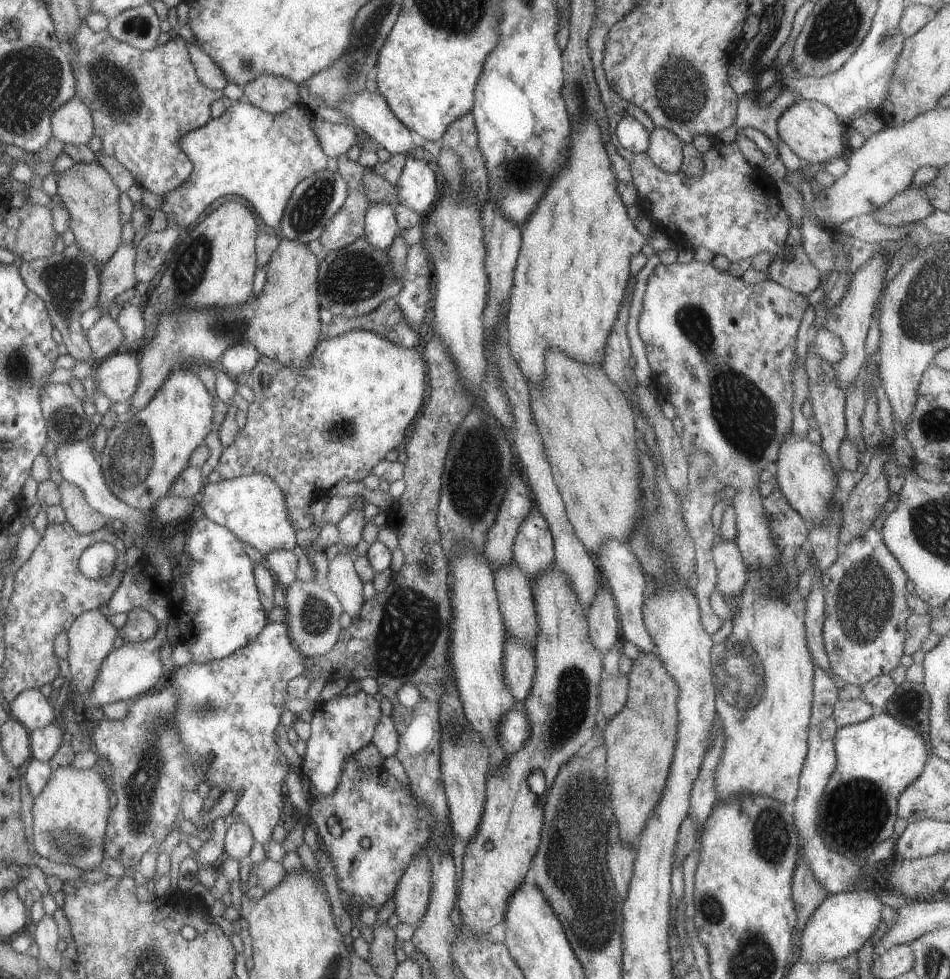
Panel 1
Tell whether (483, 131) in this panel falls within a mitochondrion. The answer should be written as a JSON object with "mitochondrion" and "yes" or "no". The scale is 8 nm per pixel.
{"mitochondrion":"no"}

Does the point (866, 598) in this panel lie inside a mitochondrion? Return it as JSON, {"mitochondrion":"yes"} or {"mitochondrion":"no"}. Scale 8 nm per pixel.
{"mitochondrion":"yes"}

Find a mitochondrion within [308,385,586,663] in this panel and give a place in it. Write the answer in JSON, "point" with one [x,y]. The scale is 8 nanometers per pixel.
{"point":[474,480]}

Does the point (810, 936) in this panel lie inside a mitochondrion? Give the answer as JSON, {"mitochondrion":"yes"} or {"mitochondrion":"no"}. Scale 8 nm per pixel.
{"mitochondrion":"no"}

